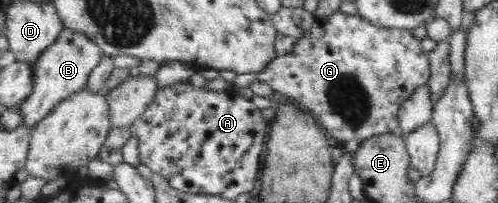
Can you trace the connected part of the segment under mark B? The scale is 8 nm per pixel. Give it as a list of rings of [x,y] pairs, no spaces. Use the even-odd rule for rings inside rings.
[[[64,27],[60,37],[44,50],[35,63],[33,94],[20,107],[22,125],[33,130],[35,125],[44,121],[67,98],[84,90],[89,83],[89,76],[104,58],[101,47],[89,35]]]

